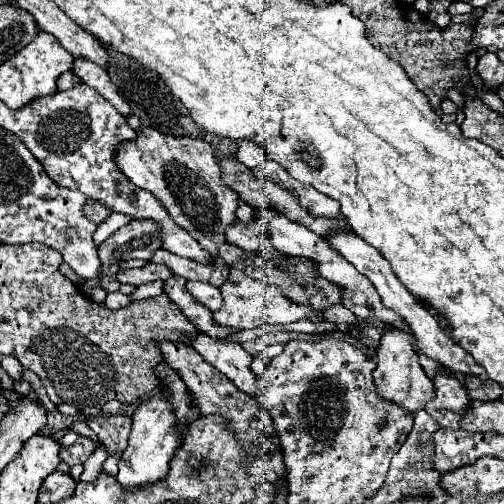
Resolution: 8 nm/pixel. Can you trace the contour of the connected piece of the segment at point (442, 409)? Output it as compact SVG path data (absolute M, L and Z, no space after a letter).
M442 366L442 370L434 376L434 388L436 396L426 404L426 412L440 424L440 428L458 430L462 412L466 404L470 404L466 388L462 388L452 370L446 366Z

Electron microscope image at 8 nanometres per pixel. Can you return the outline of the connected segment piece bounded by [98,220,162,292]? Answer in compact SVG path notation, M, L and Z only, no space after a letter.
M132 220L114 234L110 234L98 246L98 256L100 256L98 282L102 290L106 292L120 290L118 282L120 262L132 258L142 258L142 260L152 258L152 252L162 244L156 232L158 226L150 224L150 220Z

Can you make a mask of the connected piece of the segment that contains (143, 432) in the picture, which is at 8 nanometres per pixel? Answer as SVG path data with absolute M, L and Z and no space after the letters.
M156 394L150 400L142 402L138 410L132 416L132 432L128 440L128 448L122 452L122 458L118 462L118 484L122 488L144 488L148 484L156 484L168 476L168 462L172 460L176 448L180 446L182 430L176 428L176 416L172 412L172 406L166 402L166 396Z

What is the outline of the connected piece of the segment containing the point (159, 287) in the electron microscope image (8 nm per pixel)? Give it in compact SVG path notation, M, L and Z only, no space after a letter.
M156 280L156 282L150 282L150 284L138 286L138 288L130 294L130 300L152 298L152 296L158 296L158 294L164 294L164 282L162 282L162 280Z

